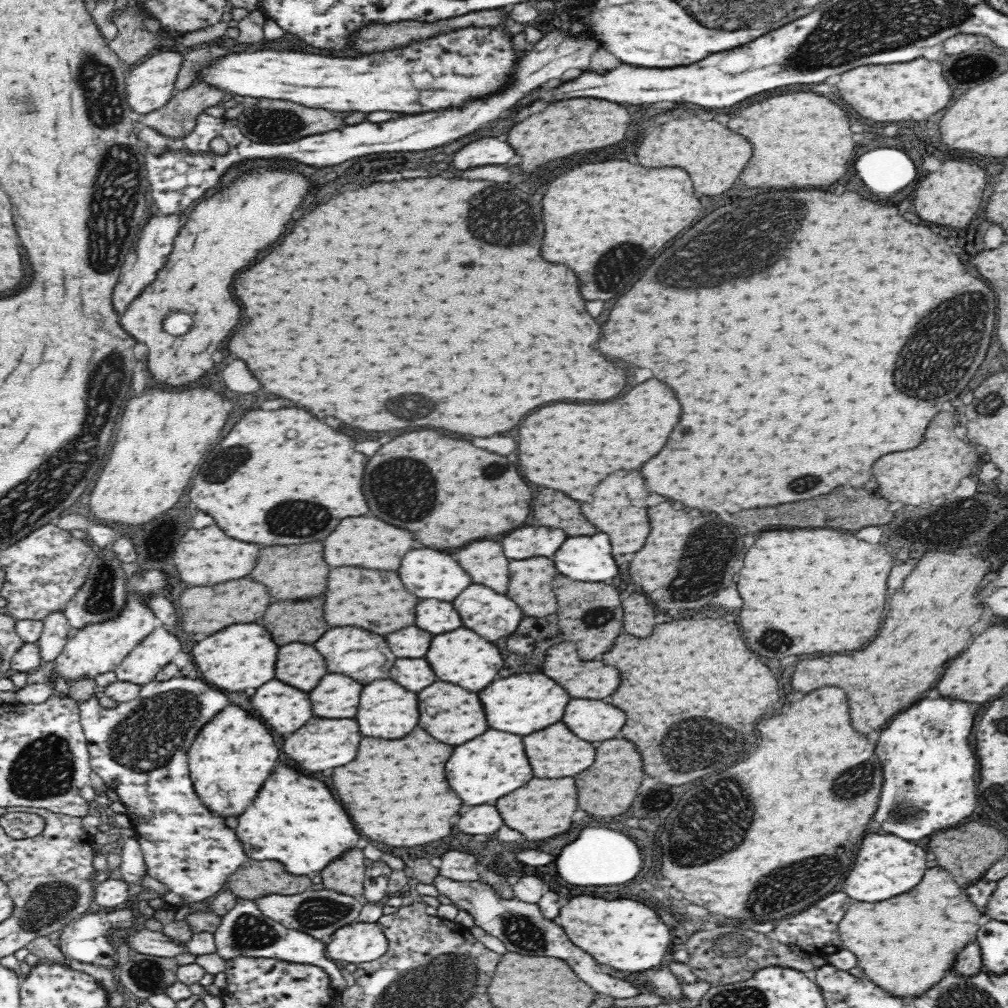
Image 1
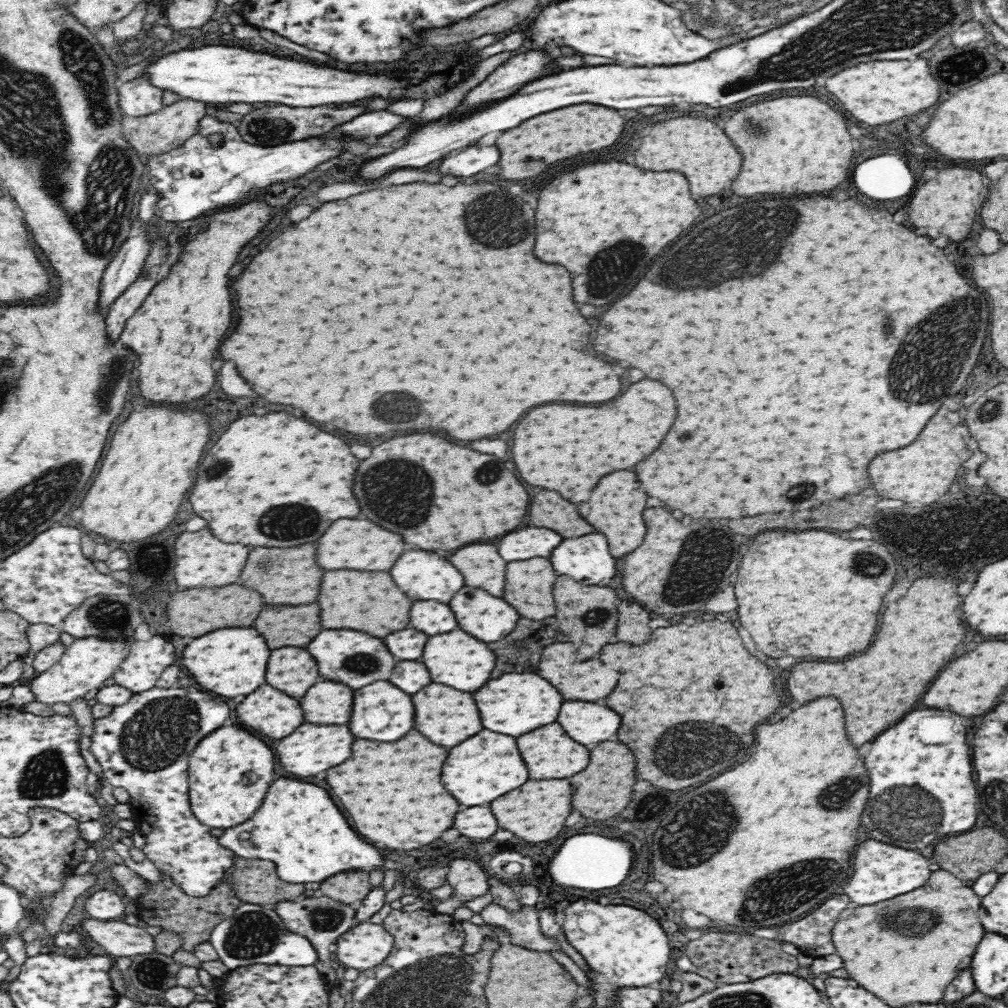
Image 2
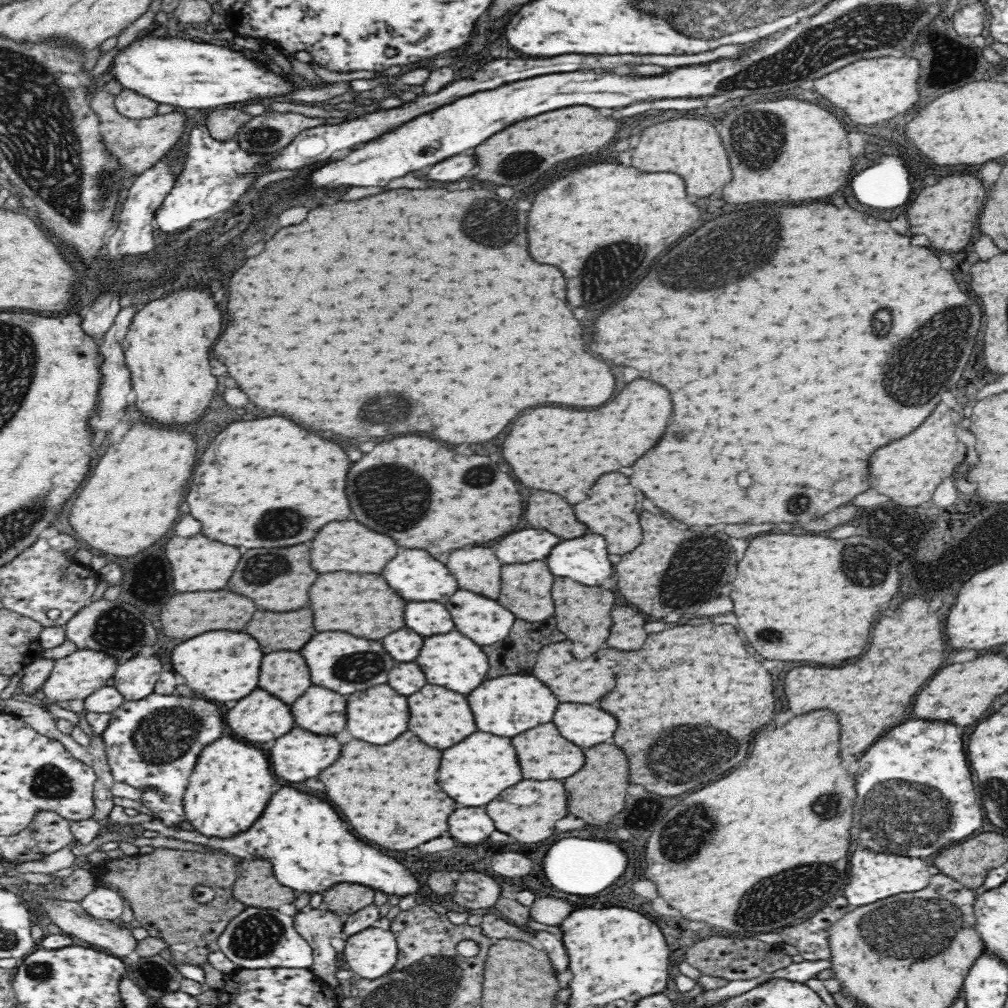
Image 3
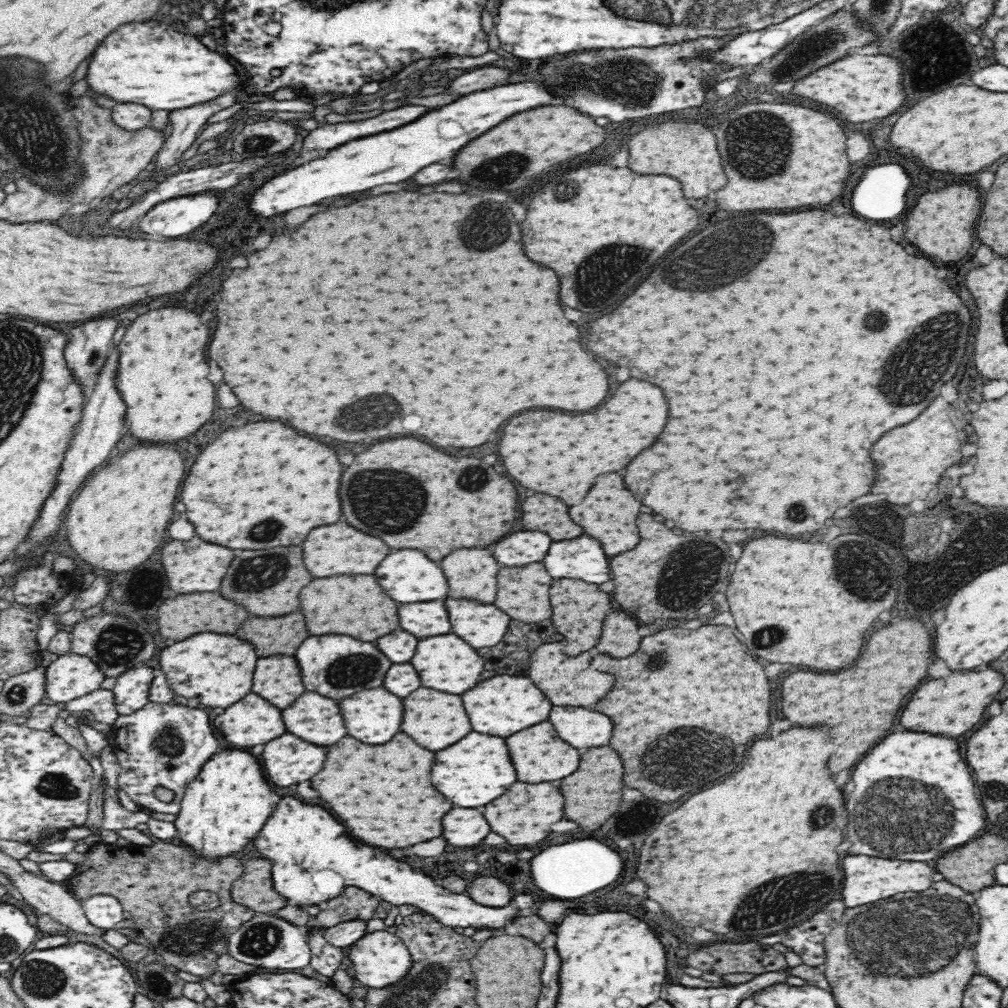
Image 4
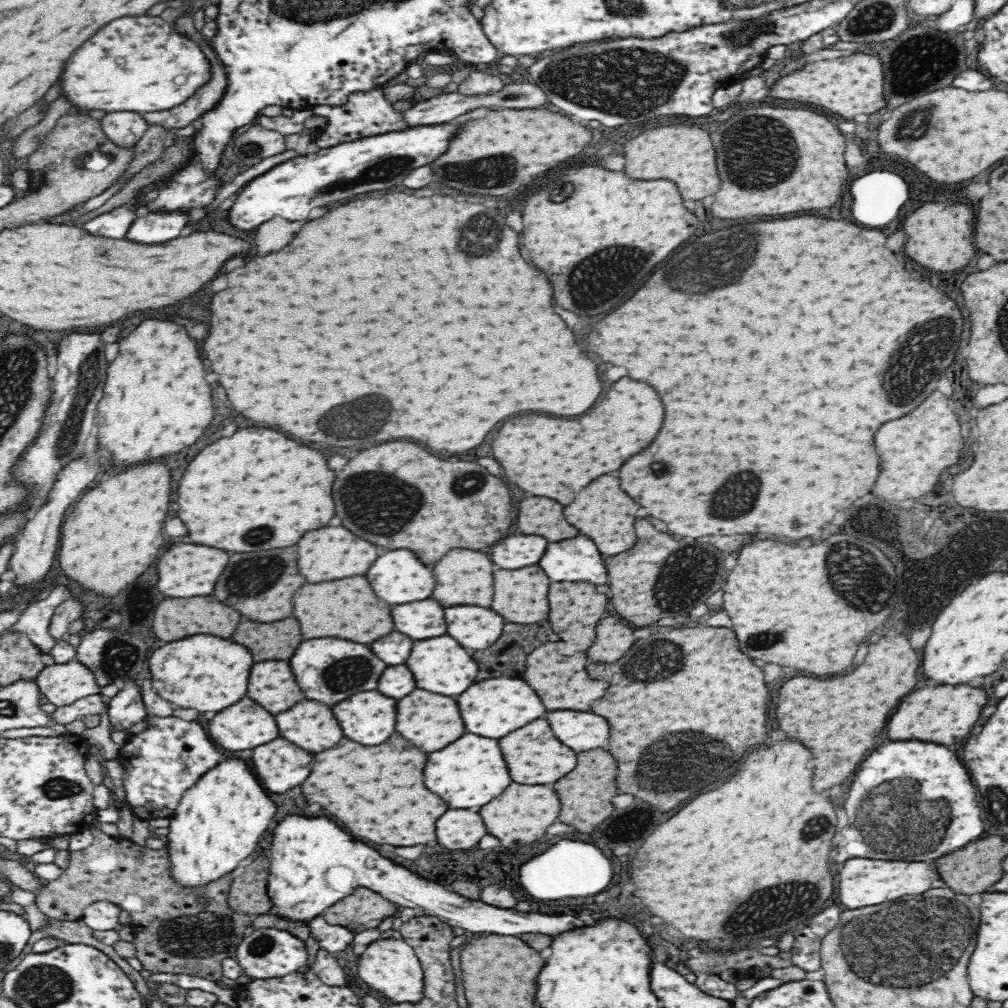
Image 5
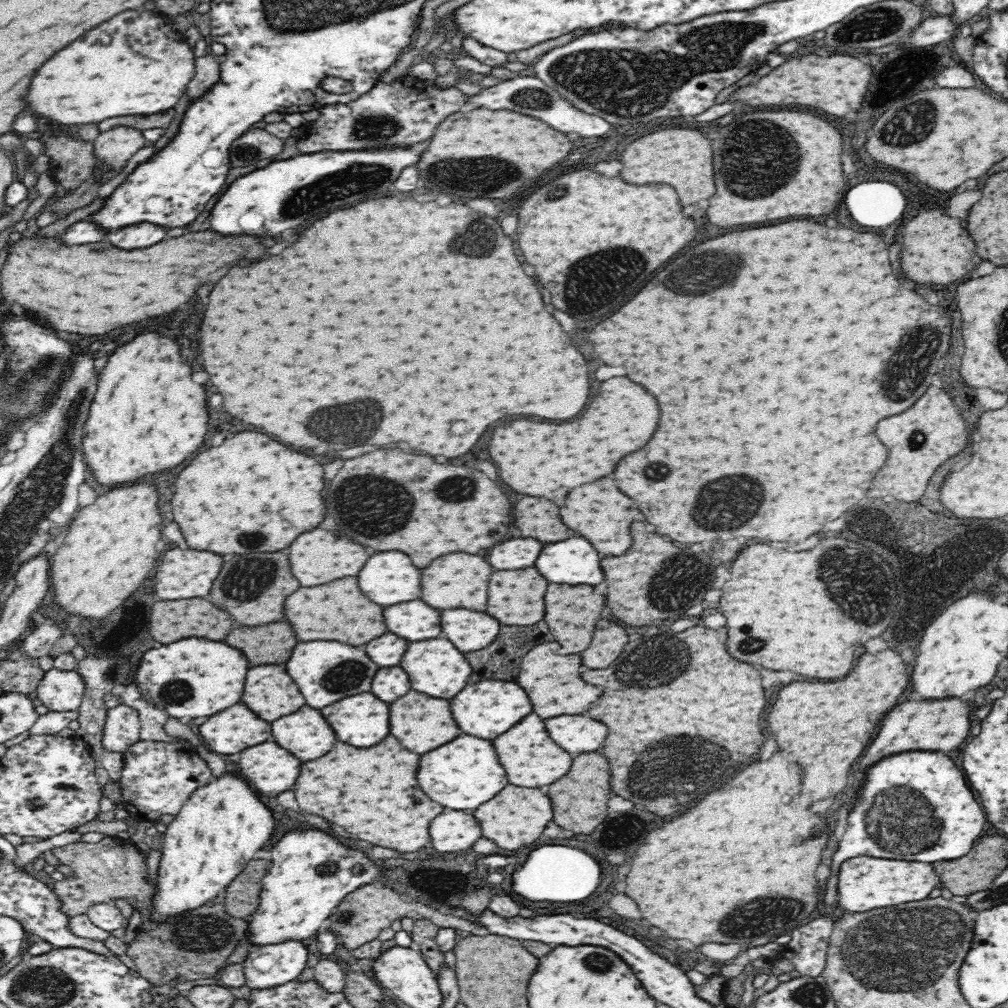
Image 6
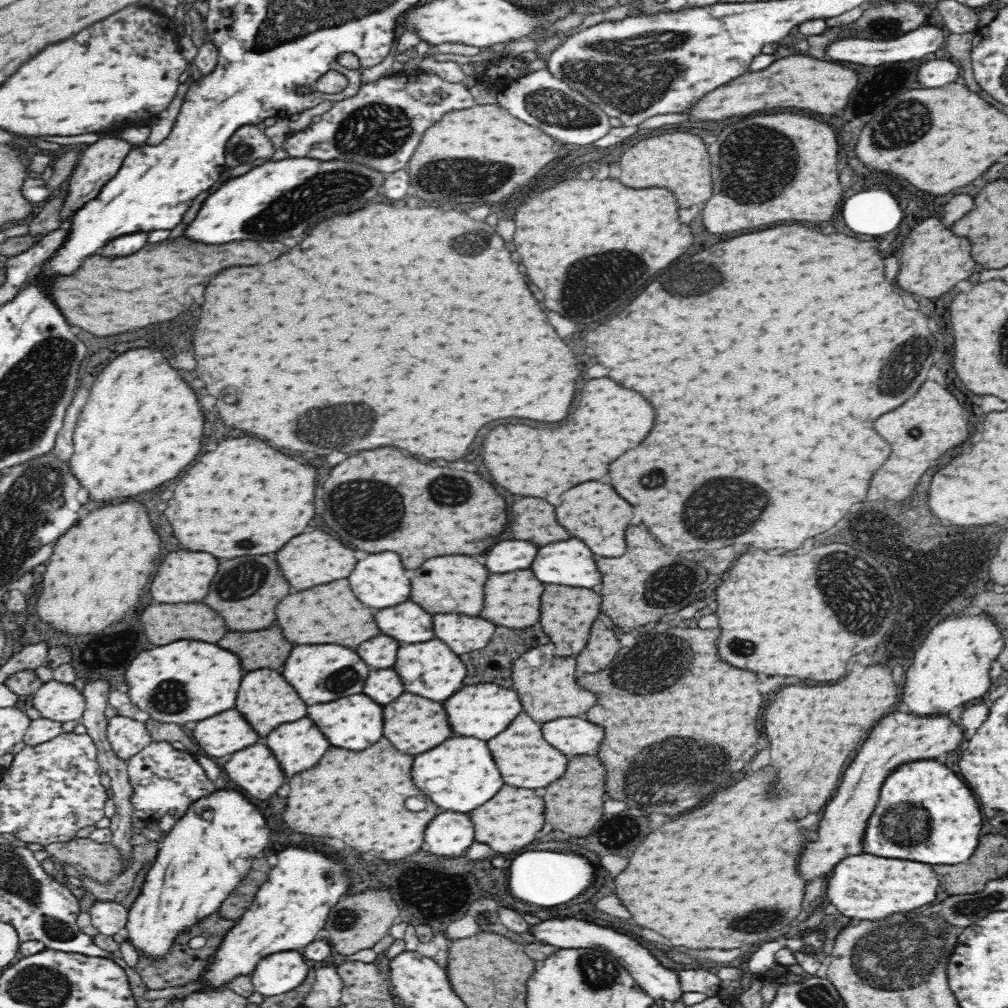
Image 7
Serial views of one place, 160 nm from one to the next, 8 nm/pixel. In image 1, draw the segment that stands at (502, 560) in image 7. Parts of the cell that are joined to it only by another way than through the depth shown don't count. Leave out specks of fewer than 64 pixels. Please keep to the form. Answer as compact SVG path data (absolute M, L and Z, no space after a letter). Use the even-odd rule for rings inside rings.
M518 528L510 532L504 542L504 554L512 560L522 560L530 556L552 556L562 542L566 540L566 534L558 528Z

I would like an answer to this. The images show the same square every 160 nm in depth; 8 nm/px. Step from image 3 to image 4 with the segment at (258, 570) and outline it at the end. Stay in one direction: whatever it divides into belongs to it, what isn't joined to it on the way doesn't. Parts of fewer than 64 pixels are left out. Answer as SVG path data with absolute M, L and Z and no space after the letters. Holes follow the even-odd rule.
M268 548L268 550L242 550L236 554L226 578L222 580L222 596L240 602L248 612L258 616L282 616L300 608L300 590L312 580L310 572L302 562L302 548ZM250 566L250 568L248 568ZM274 582L274 584L260 584Z

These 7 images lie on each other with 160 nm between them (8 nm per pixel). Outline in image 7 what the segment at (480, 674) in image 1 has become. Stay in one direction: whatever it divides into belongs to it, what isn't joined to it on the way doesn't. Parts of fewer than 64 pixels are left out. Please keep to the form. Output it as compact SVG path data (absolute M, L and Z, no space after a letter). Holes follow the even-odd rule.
M428 640L422 644L408 644L398 650L398 660L394 670L400 674L406 692L420 694L424 698L442 702L458 692L466 678L466 668L458 654L454 654L442 640Z

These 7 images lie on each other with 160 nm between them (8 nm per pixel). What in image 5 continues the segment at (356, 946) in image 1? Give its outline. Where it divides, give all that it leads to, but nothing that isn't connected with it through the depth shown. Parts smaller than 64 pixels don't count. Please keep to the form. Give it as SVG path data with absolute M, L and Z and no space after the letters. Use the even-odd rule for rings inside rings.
M378 938L366 946L359 956L358 974L368 986L382 992L393 1002L418 1002L424 988L423 970L414 949L402 938Z

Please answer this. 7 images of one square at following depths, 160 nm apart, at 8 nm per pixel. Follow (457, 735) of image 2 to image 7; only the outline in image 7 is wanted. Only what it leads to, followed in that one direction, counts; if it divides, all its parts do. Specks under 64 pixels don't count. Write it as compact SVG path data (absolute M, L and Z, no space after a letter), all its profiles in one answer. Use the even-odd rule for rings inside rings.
M406 692L406 694L398 696L398 700L384 706L384 736L400 752L416 756L416 754L422 754L422 752L426 752L430 748L436 748L444 740L452 738L454 732L452 732L452 728L448 724L446 710L444 710L444 706L440 702L426 700L422 696L414 696L414 694Z

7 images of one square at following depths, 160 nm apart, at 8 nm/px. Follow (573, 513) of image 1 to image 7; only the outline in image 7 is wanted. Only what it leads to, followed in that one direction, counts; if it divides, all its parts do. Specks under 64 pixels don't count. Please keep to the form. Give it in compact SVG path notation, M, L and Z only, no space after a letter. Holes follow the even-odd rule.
M522 498L512 504L508 524L516 540L534 540L538 546L568 540L570 534L556 522L554 506L540 498Z

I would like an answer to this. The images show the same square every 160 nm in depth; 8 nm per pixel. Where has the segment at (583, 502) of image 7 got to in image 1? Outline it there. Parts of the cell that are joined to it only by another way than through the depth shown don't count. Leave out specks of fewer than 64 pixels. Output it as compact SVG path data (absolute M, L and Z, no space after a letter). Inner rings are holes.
M620 470L598 484L592 502L582 504L584 516L600 532L610 534L610 542L612 542L612 550L614 550L612 554L630 554L630 552L638 552L644 546L644 540L650 534L650 522L646 516L646 512L648 512L646 510L646 506L648 506L646 492L648 490L646 490L644 478L640 476L638 470Z

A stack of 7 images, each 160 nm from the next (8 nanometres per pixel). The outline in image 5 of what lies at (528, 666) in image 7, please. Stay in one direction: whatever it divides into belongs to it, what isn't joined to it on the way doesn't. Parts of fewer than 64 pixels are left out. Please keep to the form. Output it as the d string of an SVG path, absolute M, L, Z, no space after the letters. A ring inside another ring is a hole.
M544 644L540 648L536 648L530 656L528 656L528 662L526 662L526 672L524 672L524 680L538 692L538 696L542 698L546 710L562 710L562 708L570 708L570 710L588 710L592 706L594 700L602 698L608 684L606 682L600 682L600 680L584 680L584 682L570 682L570 684L562 684L560 680L560 672L558 672L558 666L560 666L560 660L556 662L556 656L558 650L556 650L556 644Z

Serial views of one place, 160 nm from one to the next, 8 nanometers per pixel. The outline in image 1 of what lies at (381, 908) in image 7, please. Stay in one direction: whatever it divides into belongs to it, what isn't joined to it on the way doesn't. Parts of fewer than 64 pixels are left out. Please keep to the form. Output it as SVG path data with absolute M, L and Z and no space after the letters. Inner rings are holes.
M350 848L322 870L323 888L362 898L366 864L360 848Z

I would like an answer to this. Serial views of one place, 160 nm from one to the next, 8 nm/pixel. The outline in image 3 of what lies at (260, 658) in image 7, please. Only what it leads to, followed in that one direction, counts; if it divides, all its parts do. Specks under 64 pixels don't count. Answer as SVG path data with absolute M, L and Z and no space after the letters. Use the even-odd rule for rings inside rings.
M300 608L296 612L256 612L254 618L250 620L246 632L250 632L250 636L254 636L260 642L262 650L268 654L268 652L286 650L286 648L300 650L316 634L316 628L312 624L312 610Z

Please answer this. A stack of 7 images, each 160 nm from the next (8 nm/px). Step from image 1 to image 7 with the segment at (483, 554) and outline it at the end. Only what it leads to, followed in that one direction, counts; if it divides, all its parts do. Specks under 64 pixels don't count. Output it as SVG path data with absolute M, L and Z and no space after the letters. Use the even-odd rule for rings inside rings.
M438 556L426 560L418 570L414 570L412 596L410 600L426 608L430 614L442 612L462 612L468 616L478 616L484 604L484 584L488 570L472 556Z

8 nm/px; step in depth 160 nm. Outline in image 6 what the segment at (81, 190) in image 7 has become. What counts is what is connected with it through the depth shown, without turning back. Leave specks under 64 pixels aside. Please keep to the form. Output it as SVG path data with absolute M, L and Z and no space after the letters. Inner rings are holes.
M112 126L110 130L101 132L94 140L93 145L97 158L105 164L99 168L100 176L102 170L118 170L130 160L140 148L149 144L143 135L143 131L135 126Z

